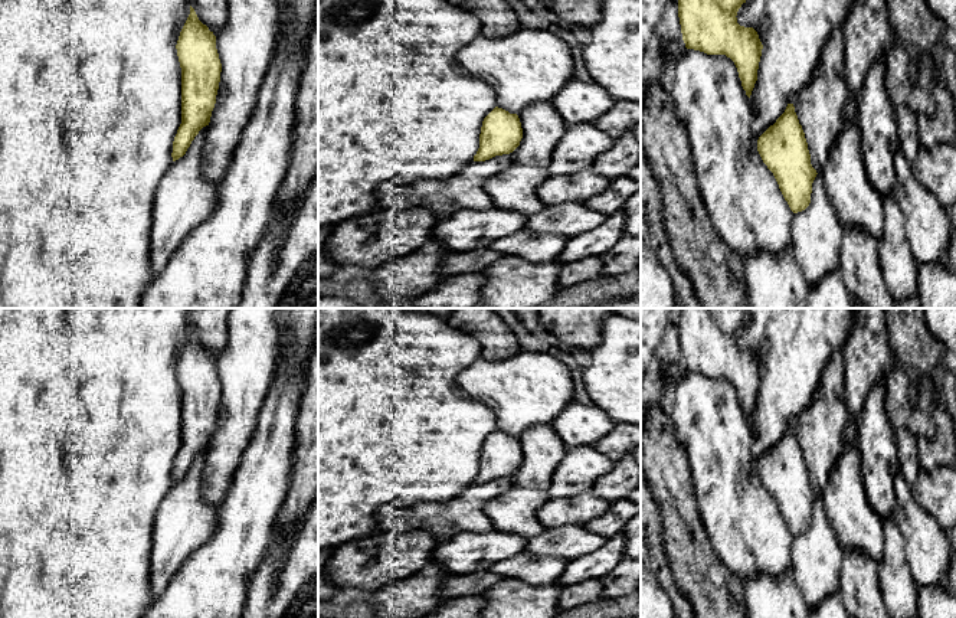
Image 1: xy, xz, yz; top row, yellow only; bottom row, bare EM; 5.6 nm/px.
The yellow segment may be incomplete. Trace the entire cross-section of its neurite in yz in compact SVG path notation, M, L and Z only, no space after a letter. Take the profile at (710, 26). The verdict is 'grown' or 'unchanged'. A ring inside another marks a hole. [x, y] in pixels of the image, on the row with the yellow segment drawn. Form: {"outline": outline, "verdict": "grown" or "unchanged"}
{"outline": "M678 0L678 17L685 48L730 58L750 98L763 45L753 27L737 23L743 3L746 0Z", "verdict": "unchanged"}

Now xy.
{"outline": "M191 6L176 49L181 68L181 124L173 141L173 161L183 157L199 131L209 125L222 72L222 63L216 49L216 36L199 20Z", "verdict": "unchanged"}

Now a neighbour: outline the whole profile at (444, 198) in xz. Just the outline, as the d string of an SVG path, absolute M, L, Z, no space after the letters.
M510 153L485 161L472 161L443 180L418 180L410 184L384 182L376 190L374 210L423 207L439 220L464 209L488 210L492 200L484 189L485 182L513 164Z

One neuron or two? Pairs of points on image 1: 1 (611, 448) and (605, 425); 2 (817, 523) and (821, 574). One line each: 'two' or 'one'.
1: two
2: one

